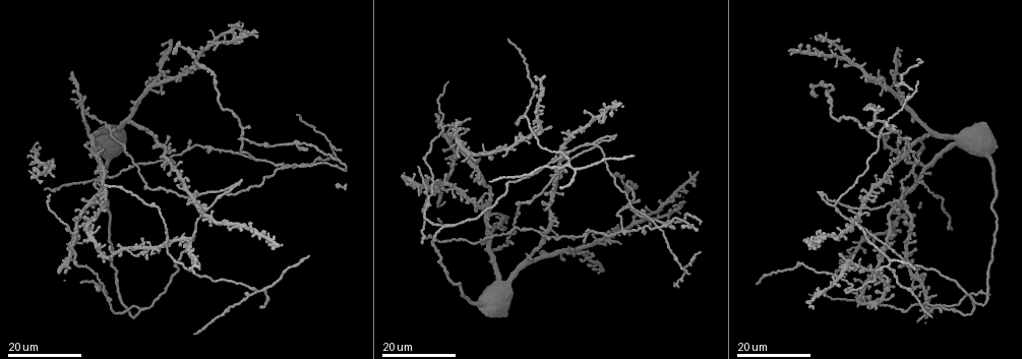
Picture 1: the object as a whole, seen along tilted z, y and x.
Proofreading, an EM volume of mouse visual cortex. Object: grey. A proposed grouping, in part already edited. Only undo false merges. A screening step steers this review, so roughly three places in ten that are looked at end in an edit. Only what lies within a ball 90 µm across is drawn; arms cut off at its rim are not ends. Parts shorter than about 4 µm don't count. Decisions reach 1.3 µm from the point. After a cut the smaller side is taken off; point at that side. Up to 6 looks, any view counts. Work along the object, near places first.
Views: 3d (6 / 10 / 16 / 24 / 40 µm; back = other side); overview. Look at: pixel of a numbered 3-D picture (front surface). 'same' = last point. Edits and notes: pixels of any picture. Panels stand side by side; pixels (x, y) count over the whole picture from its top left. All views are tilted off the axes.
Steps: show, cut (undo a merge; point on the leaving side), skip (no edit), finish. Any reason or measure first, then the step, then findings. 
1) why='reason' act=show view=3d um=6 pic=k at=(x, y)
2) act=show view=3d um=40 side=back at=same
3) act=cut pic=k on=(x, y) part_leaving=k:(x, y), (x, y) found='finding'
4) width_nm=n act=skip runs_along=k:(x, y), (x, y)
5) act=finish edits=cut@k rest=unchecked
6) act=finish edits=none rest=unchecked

why='thin arm on a thick one' act=show view=3d um=16 pic=1 at=(140, 247)

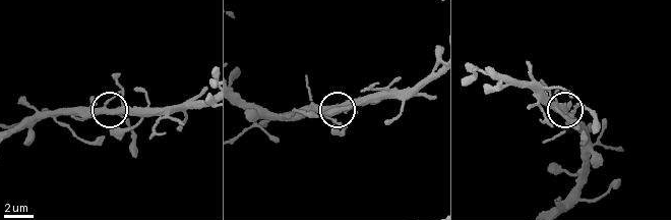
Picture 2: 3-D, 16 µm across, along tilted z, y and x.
why='zoom in' act=show view=3d um=10 pic=2 at=(572, 110)

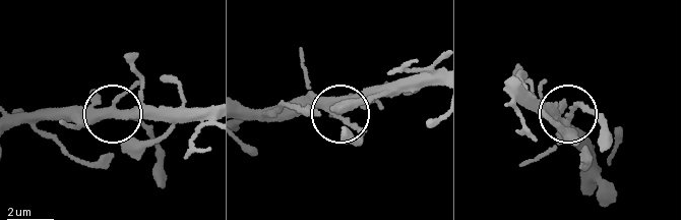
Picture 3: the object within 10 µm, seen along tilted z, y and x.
width_nm=310 act=skip found='all the same neuron'

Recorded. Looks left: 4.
why='looks like a crossing' act=show view=3d um=24 pic=1 at=(835, 283)

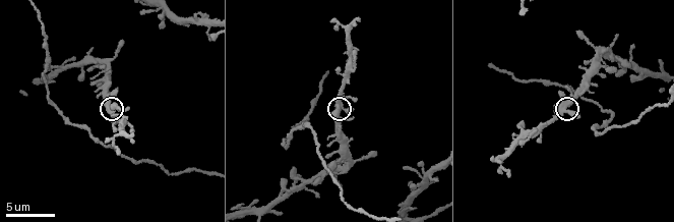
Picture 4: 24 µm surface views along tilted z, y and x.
why='closer look' act=show view=3d um=6 pic=4 at=(563, 111)

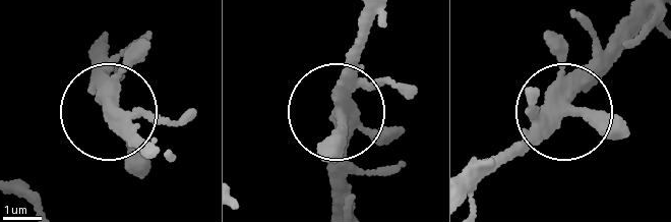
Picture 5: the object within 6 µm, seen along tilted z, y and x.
arms=4 act=skip found='all the same neuron'

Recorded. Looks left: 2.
why='four-way junction' act=show view=3d um=24 pic=1 at=(297, 167)

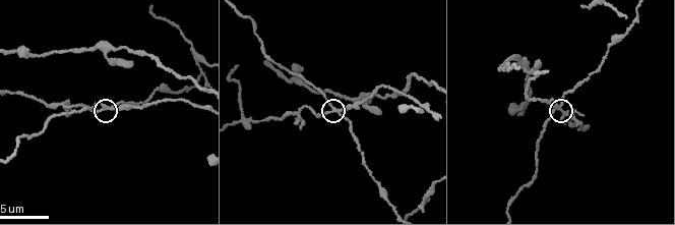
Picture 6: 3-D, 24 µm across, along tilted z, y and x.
act=show view=3d um=10 pic=6 at=(105, 105)

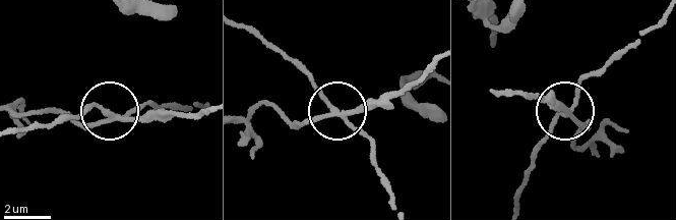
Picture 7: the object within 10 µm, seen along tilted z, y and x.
width_nm=190 act=cut pic=7 on=(84, 127) found='two neurons meet here'

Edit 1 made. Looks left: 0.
act=finish edits=cut@7 rest=unchecked

